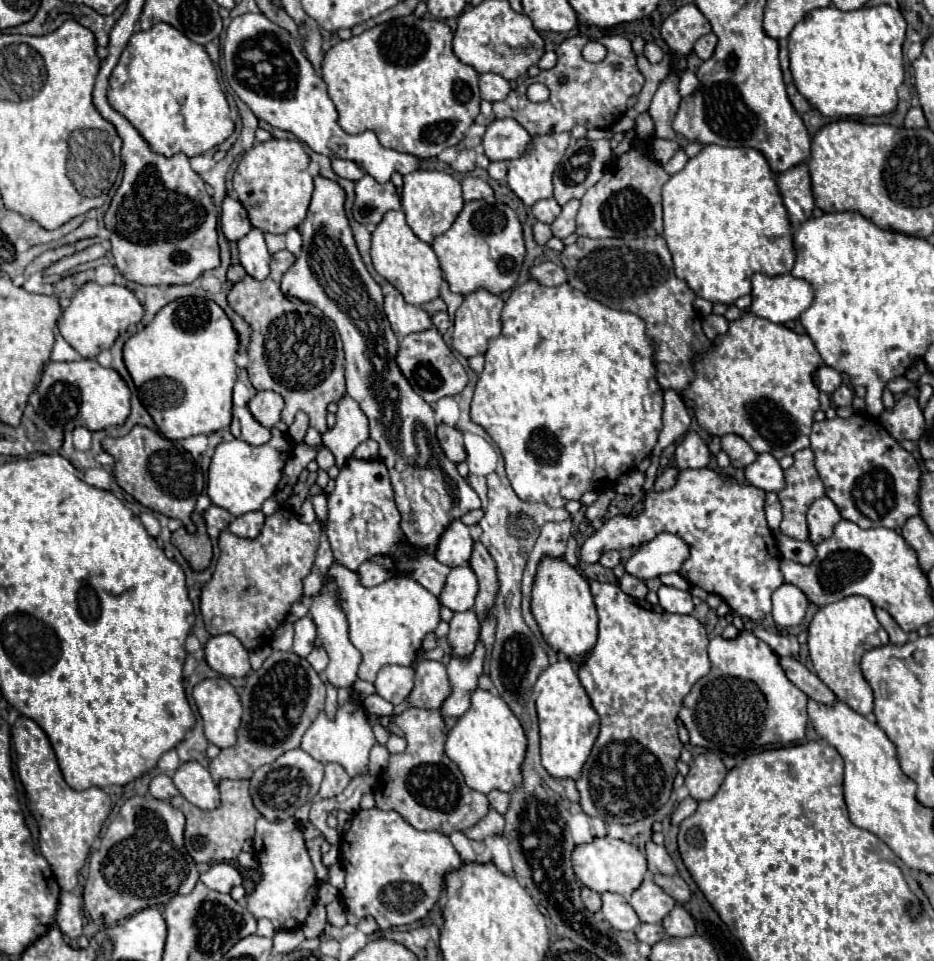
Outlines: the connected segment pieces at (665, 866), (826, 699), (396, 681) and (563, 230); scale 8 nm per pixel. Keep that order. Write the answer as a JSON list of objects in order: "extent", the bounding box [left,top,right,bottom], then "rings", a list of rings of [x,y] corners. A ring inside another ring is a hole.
[{"extent":[646,843,678,875],"rings":[[[648,843],[646,845],[646,859],[648,859],[648,871],[654,875],[678,875],[678,869],[672,861],[672,857],[668,855],[664,845],[656,845],[656,843]]]},{"extent":[780,657,838,707],"rings":[[[782,657],[780,659],[780,665],[784,665],[784,671],[788,673],[788,679],[798,687],[802,689],[808,697],[812,697],[814,701],[818,703],[824,703],[828,707],[832,707],[838,699],[836,695],[814,675],[810,673],[800,661],[792,659],[792,657]]]},{"extent":[374,665,414,705],"rings":[[[384,665],[378,671],[374,687],[382,699],[390,701],[392,705],[400,705],[414,689],[414,667]]]},{"extent":[552,199,580,239],"rings":[[[572,199],[568,201],[564,207],[562,207],[562,213],[552,221],[552,235],[564,239],[568,237],[570,233],[574,233],[576,229],[576,213],[580,209],[580,201],[578,199]]]}]

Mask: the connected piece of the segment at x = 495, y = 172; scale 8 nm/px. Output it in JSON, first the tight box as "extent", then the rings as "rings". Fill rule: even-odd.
{"extent":[488,161,508,179],"rings":[[[492,161],[490,167],[488,167],[488,175],[492,179],[504,179],[506,171],[508,171],[508,163],[506,161]]]}

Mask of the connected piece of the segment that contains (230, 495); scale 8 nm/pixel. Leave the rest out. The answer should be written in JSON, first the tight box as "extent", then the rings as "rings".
{"extent":[208,429,292,517],"rings":[[[272,429],[272,439],[266,445],[252,447],[240,439],[230,443],[222,441],[212,457],[210,471],[208,471],[208,495],[210,499],[226,509],[232,517],[240,517],[244,513],[256,511],[262,503],[272,497],[276,483],[280,481],[282,467],[292,453],[292,441],[280,429]]]}

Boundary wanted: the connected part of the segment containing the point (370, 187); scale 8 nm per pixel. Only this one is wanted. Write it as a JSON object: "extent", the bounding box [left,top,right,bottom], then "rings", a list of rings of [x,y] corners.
{"extent":[354,175,400,225],"rings":[[[364,175],[356,181],[354,219],[364,225],[378,225],[388,209],[400,209],[400,195],[392,181],[378,183],[374,177]]]}

